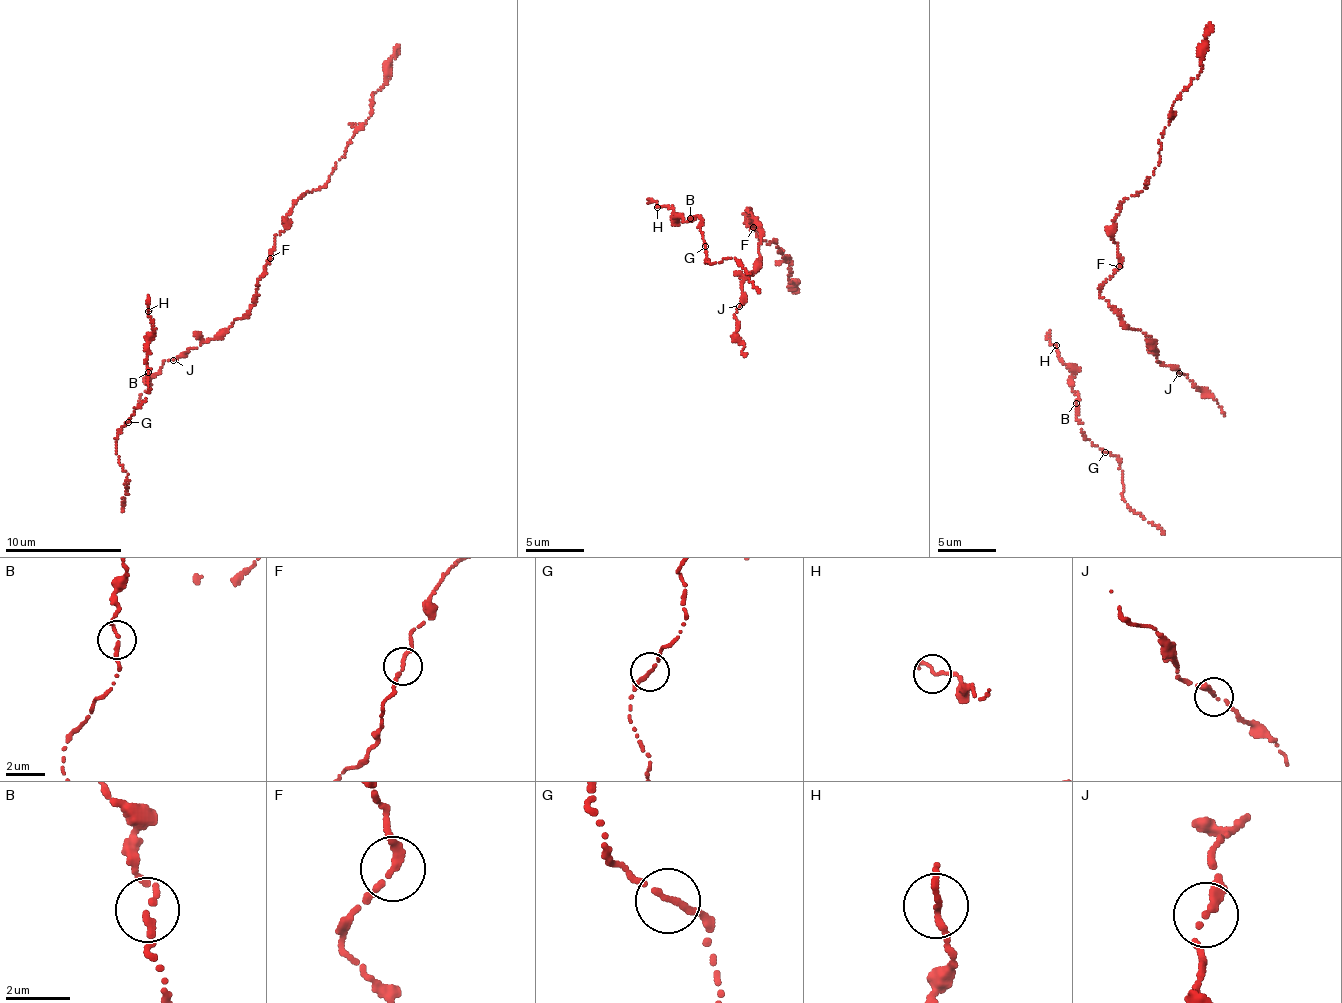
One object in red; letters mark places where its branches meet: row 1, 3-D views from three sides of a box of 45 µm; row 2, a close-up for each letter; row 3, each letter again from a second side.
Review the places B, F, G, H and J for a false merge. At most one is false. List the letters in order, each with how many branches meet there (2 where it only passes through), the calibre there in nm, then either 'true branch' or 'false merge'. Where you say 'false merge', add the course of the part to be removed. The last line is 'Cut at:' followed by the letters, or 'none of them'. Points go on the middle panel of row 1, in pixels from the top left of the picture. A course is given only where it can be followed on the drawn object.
B: 2 | 200 nm | true branch
F: 2 | 200 nm | true branch
G: 2 | 180 nm | true branch
H: 2 | 170 nm | true branch
J: 2 | 180 nm | true branch
Cut at: none of them

